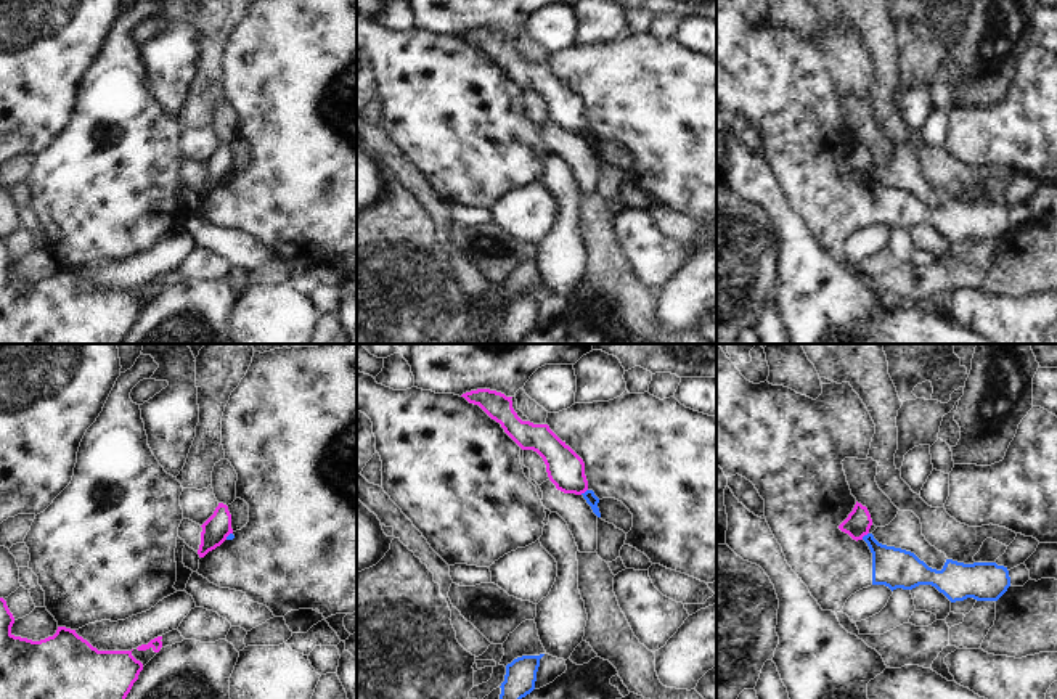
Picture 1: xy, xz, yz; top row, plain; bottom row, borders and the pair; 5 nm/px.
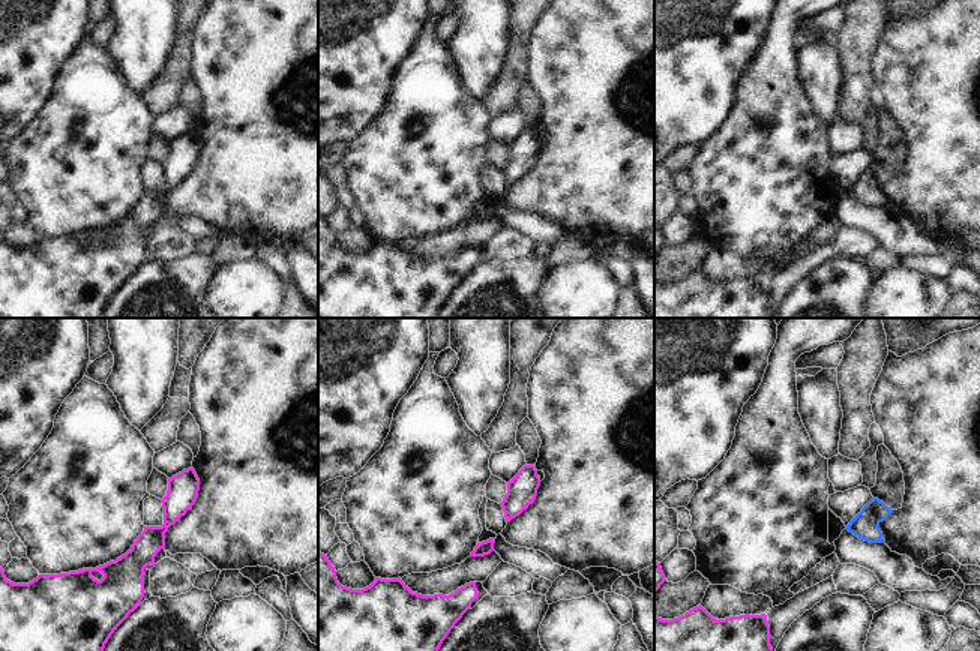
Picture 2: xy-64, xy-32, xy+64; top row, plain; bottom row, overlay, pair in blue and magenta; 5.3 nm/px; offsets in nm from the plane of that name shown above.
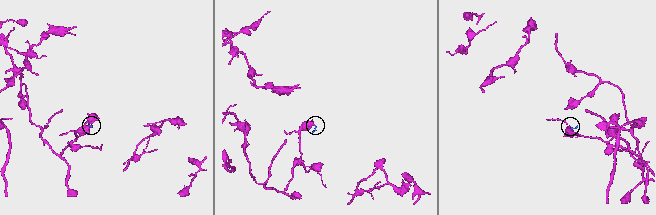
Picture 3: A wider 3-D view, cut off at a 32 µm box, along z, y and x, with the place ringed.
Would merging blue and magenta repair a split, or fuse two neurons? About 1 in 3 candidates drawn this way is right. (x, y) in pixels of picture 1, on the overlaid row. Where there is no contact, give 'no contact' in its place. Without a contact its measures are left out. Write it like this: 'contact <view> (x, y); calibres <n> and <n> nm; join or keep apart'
contact yz (865, 535); calibres 200 and 130 nm; keep apart

